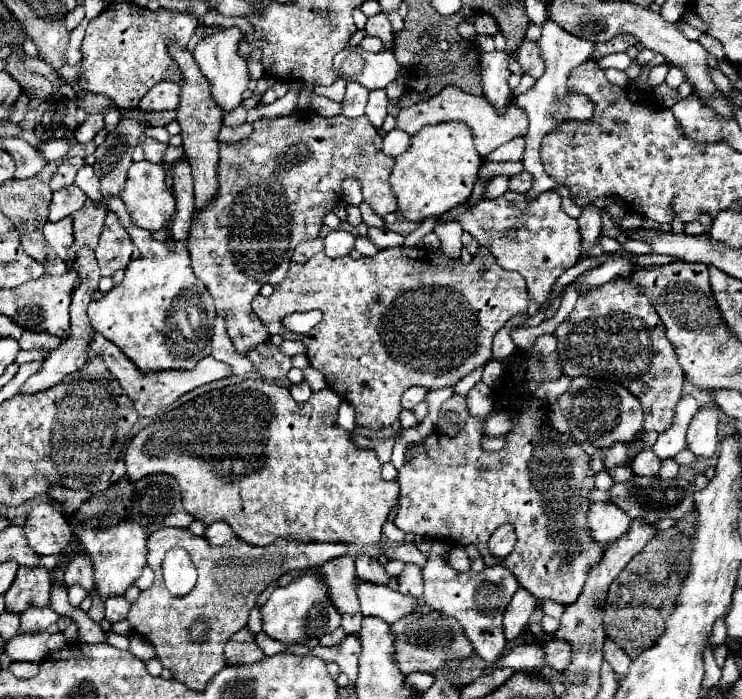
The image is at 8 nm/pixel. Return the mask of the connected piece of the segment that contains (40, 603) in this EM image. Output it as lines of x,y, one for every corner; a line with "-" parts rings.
20,567
12,587
6,591
6,611
22,613
28,607
46,607
50,597
50,573
42,567

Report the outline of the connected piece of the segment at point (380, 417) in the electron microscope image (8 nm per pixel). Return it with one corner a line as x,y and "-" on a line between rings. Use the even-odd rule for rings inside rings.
390,247
390,249
382,249
378,251
374,257
360,257
360,259
352,259
348,255
344,257
338,257
338,259
330,259
328,255
324,253
318,253
316,257
312,257
308,263
300,265
300,263
292,263
290,265
290,271
288,271
288,277
278,283
274,287
274,293
270,297
262,297
262,295
256,295
254,301
252,301
252,309
254,313
262,319
262,323
266,325
268,333
270,335
282,335
285,340
297,340
304,339
306,343
306,355
310,359
310,365
314,369
318,369
320,373
324,373
326,377
326,383
328,387
338,393
342,399
346,399
354,411
356,411
356,425
360,427
368,427
368,429
382,429
382,427
390,427
394,421
398,421
398,415
402,411
401,397
402,393
408,389
408,387
414,387
414,385
420,385
420,387
426,387
426,389
444,389
444,387
452,387
456,381
460,381
462,377
466,377
468,373
472,373
474,369
478,369
480,365
486,365
490,359
492,359
492,339
494,335
506,325
506,321
514,315
524,315
528,311
528,297
526,297
526,283
522,279
520,273
514,273
514,271
504,271
500,269
500,265
496,265
496,259
492,257
492,253
488,253
488,249
480,249
478,255
468,263
464,265
460,259
450,259
446,257
442,251
430,251
426,247
420,247
420,249
408,249
408,247
-
312,309
320,309
324,313
324,319
322,323
318,323
310,335
302,337
285,329
282,325
282,319
290,313
296,313
296,311
312,311

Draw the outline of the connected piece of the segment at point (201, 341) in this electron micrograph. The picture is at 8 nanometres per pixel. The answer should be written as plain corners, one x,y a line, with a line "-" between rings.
120,197
104,200
126,227
132,243
140,249
140,257
128,265
120,285
108,291
100,301
88,305
90,325
112,341
142,373
194,369
196,363
212,351
210,339
216,311
210,293
192,273
188,251
180,241
176,241
170,251
164,241
156,241
146,229
136,227

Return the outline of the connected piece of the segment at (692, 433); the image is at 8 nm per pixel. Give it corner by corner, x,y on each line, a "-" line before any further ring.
712,405
702,407
694,415
688,427
686,445
696,457
718,457
718,413
712,409

